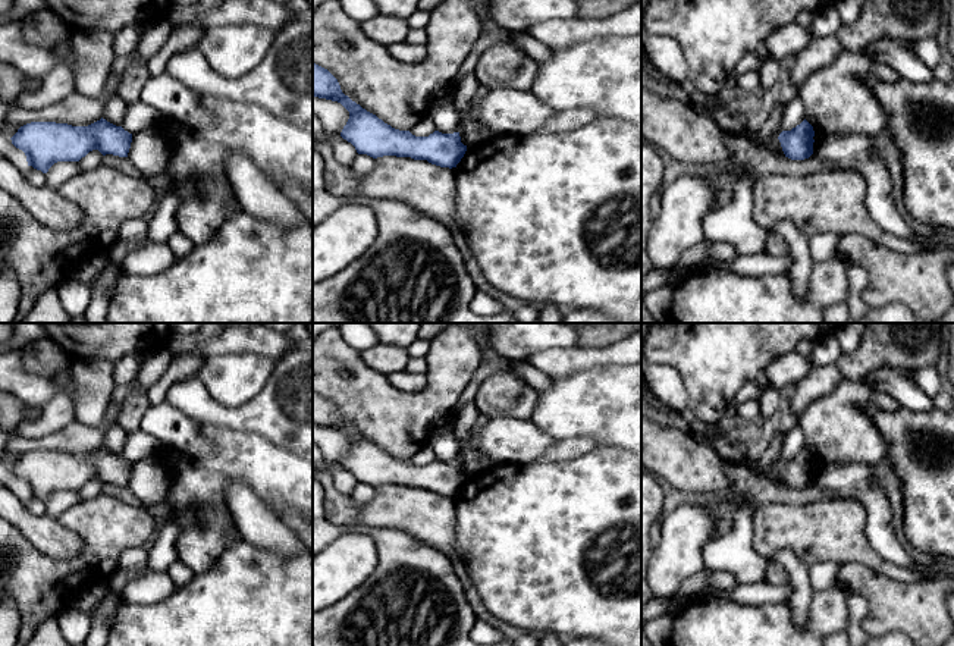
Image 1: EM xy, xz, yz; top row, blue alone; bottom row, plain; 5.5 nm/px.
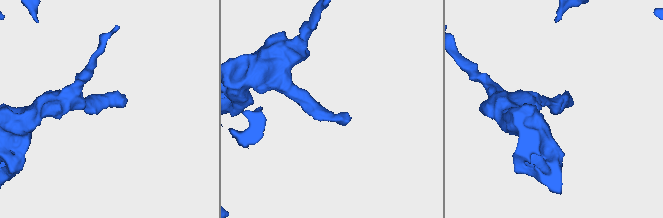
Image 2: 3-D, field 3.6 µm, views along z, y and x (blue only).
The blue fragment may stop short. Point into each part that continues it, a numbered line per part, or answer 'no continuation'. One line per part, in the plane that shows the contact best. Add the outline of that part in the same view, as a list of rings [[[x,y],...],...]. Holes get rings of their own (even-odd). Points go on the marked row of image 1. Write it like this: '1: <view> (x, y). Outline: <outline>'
no continuation

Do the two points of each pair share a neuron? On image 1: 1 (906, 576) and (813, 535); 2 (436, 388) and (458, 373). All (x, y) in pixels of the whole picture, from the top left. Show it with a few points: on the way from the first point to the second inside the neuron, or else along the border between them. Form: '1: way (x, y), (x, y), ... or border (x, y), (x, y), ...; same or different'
1: way (882, 565), (837, 535); same
2: way (442, 383), (452, 373); same

